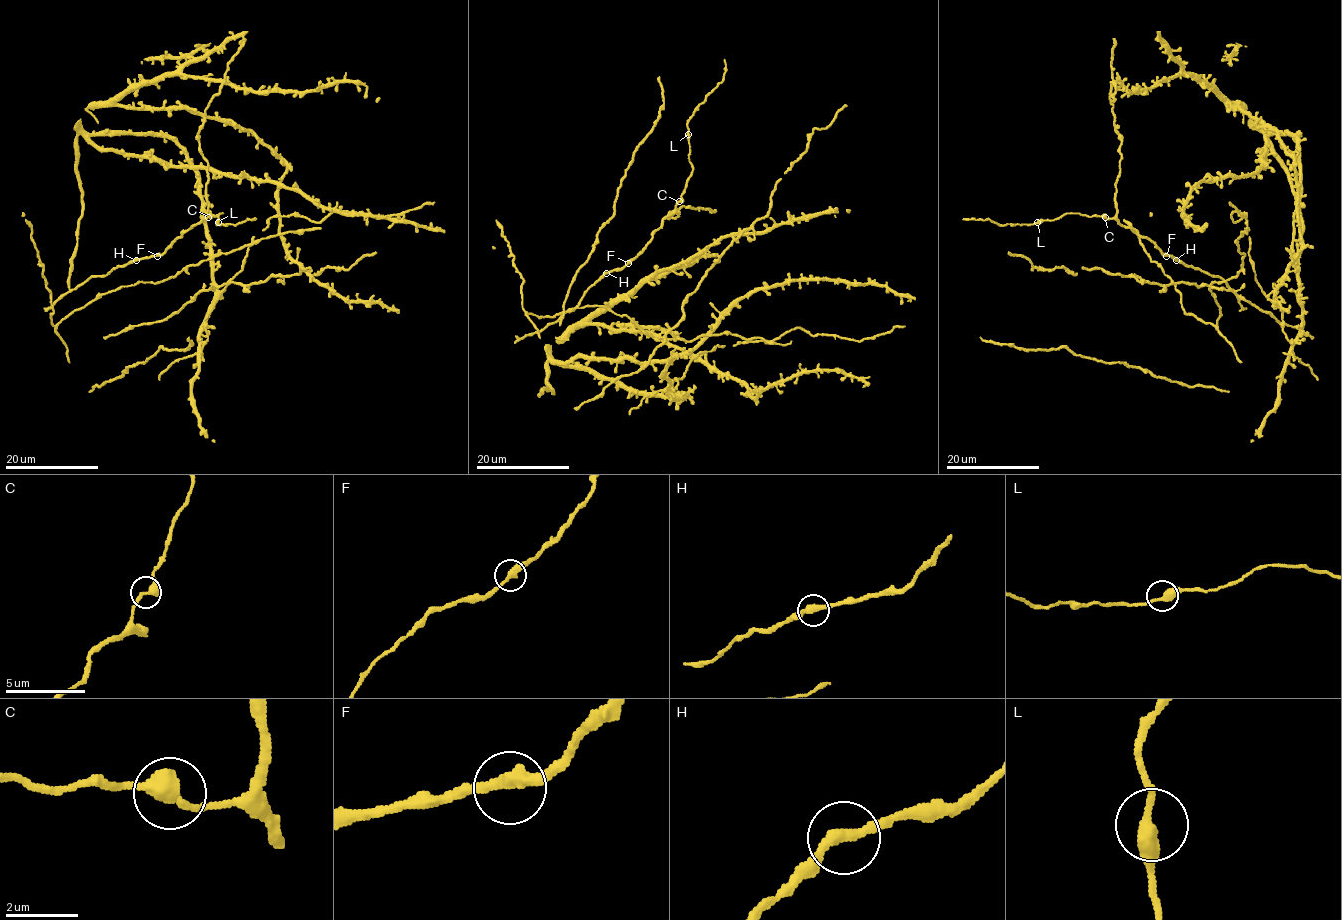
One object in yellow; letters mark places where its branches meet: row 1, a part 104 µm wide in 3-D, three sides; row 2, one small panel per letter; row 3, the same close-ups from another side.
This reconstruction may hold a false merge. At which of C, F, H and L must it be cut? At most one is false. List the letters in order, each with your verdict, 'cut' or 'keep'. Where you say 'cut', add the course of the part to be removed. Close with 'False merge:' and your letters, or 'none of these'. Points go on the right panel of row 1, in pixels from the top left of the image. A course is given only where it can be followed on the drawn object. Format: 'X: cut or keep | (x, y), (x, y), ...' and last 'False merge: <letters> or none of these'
C: keep
F: keep
H: keep
L: keep
False merge: none of these

